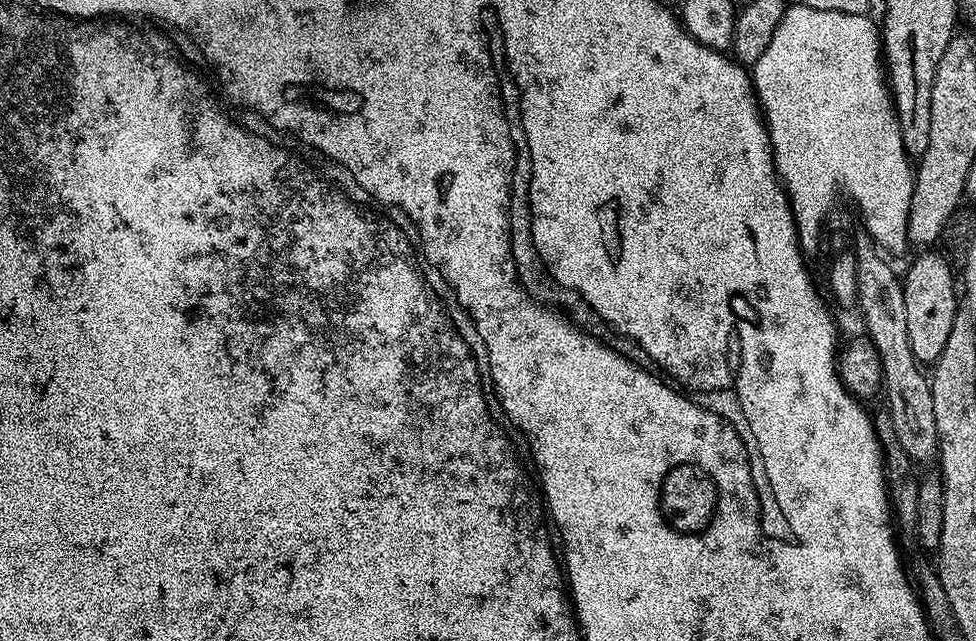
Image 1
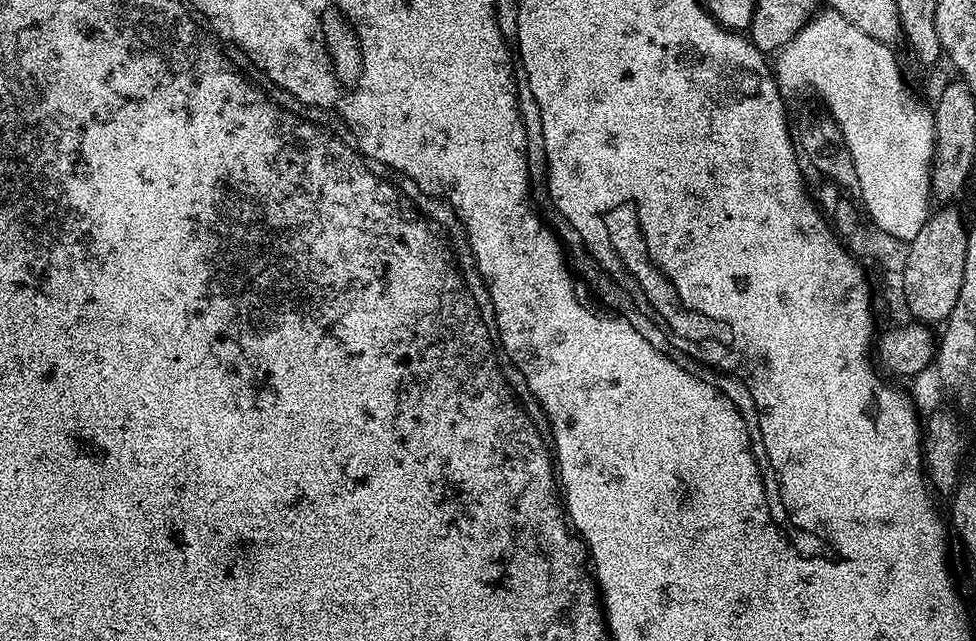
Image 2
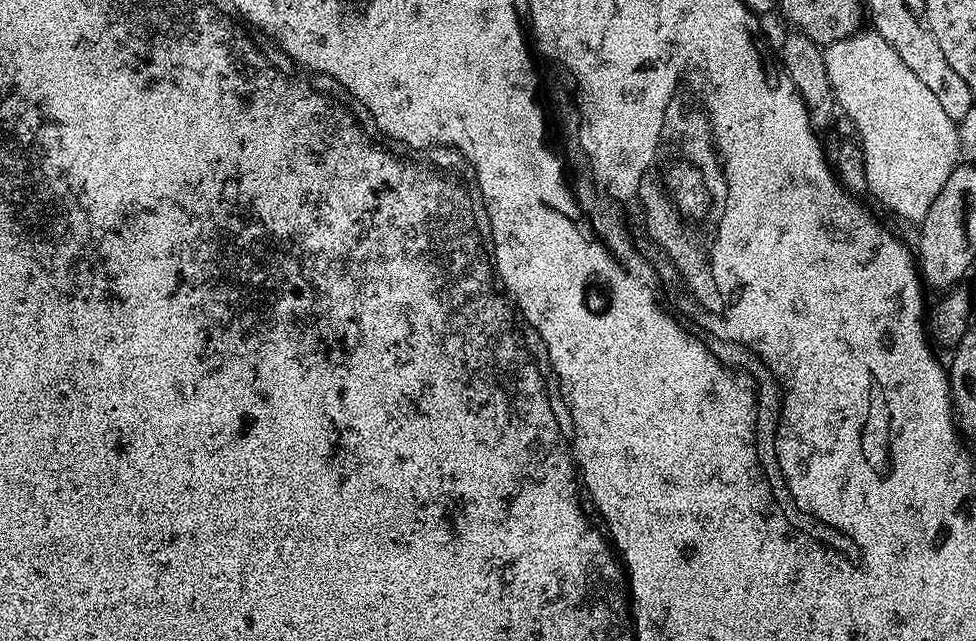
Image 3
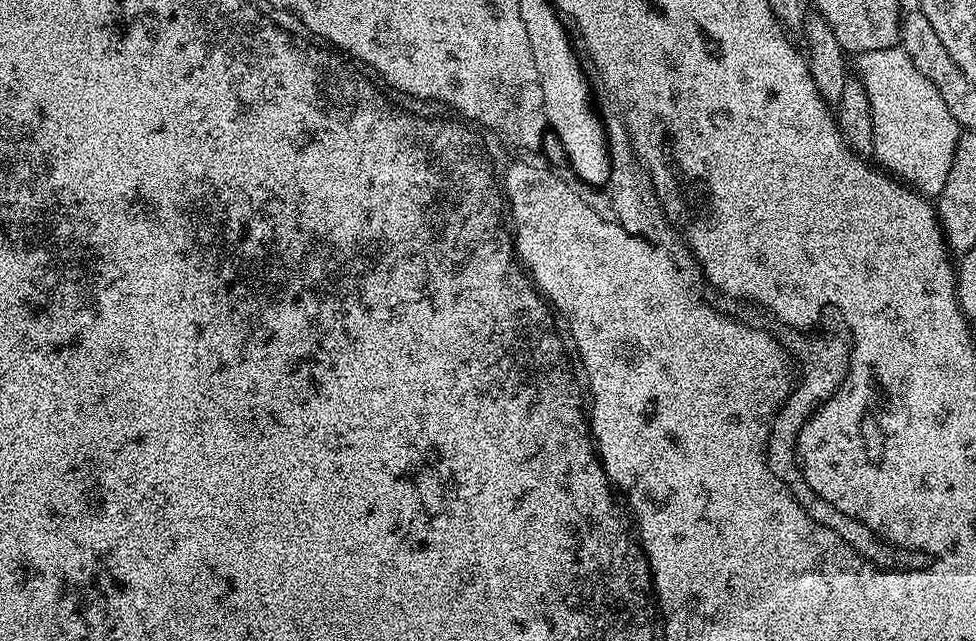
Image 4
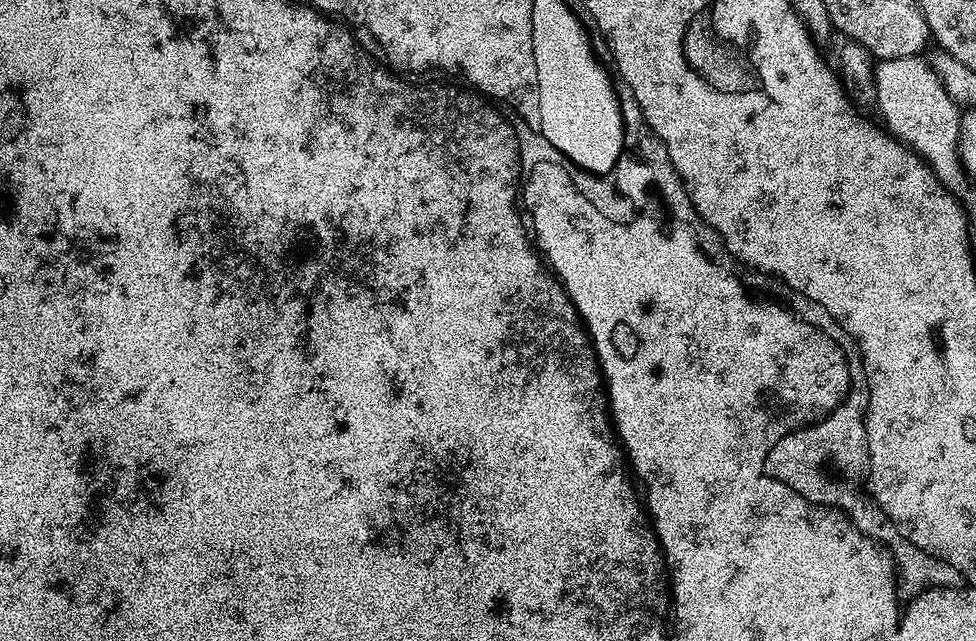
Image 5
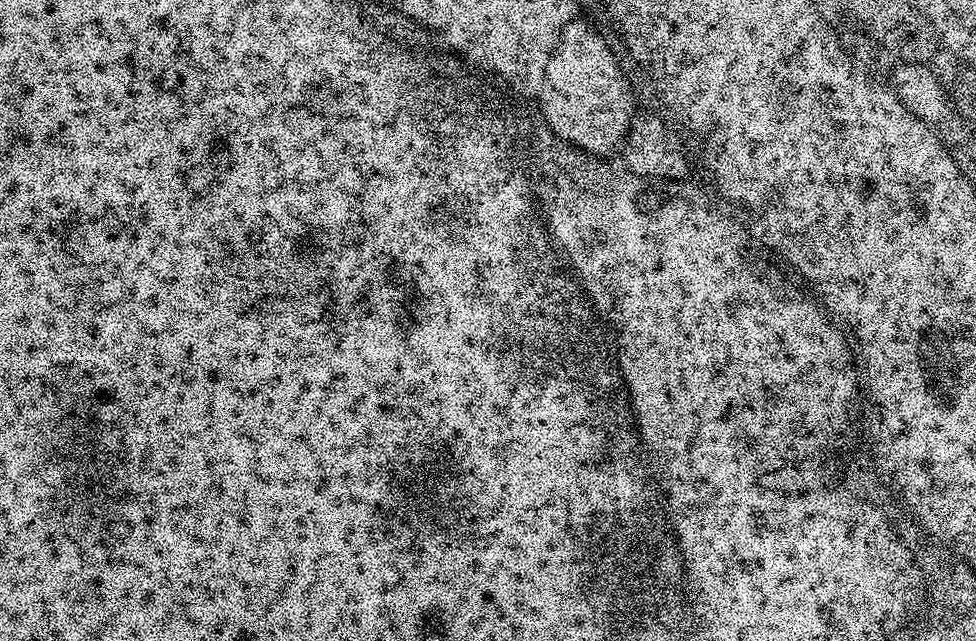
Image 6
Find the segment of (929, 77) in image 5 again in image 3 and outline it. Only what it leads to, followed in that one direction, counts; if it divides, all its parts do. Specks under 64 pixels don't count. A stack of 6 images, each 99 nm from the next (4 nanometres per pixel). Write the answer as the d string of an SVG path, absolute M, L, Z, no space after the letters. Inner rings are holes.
M861 30L852 36L836 40L833 44L827 45L823 49L823 53L829 82L832 84L832 95L838 101L839 111L841 113L844 111L856 123L856 128L860 131L858 143L865 158L867 191L870 196L873 196L878 203L885 204L894 215L901 216L904 220L913 220L913 222L924 220L926 210L930 210L934 198L938 198L938 190L942 190L940 185L940 124L948 124L951 120L950 114L946 114L946 110L942 110L938 98L934 98L934 93L910 71L910 66L906 66L906 62L902 62L902 58L898 58L898 53L890 46L890 42L886 42L886 38L882 38L874 31Z

